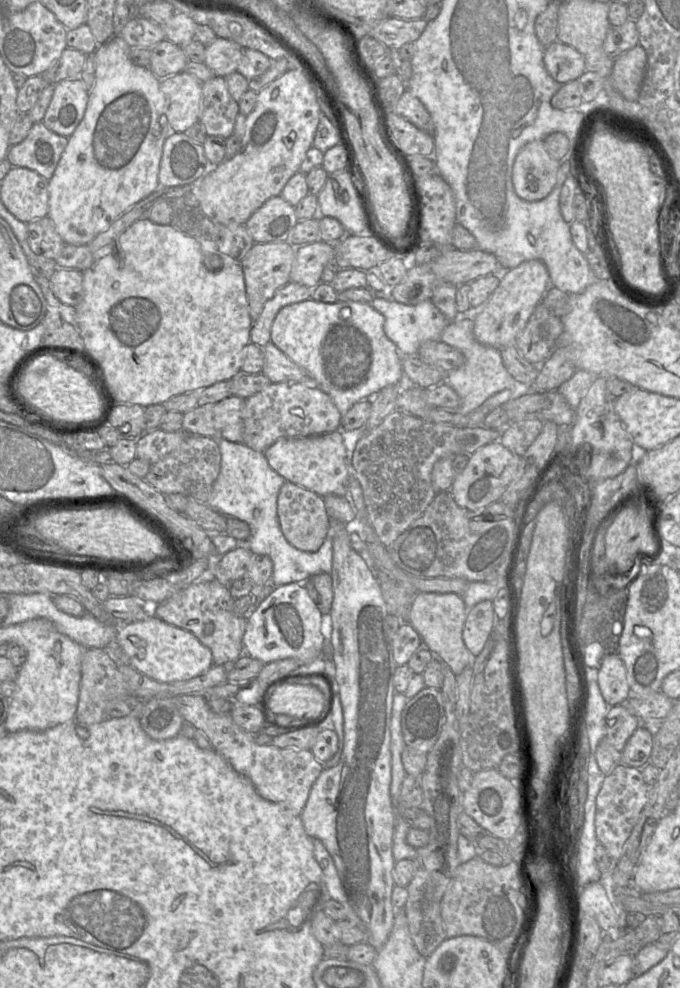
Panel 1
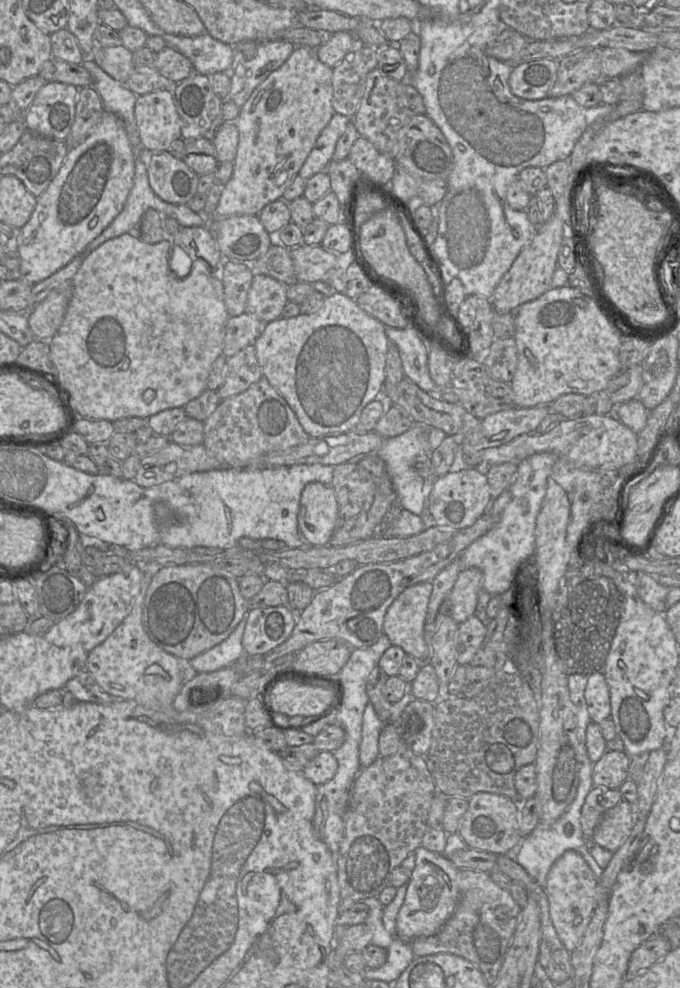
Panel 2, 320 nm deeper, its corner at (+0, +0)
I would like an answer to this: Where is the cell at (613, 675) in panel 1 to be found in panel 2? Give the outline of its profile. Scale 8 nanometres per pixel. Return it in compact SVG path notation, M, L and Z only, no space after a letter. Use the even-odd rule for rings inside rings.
M594 673L589 676L584 696L591 721L600 723L610 717L610 693L604 674Z

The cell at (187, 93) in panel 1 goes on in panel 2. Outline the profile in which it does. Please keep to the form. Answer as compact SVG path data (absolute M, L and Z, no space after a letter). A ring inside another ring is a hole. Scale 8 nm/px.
M170 88L157 89L137 96L134 115L142 145L149 153L166 151L174 140L181 137L182 120Z

